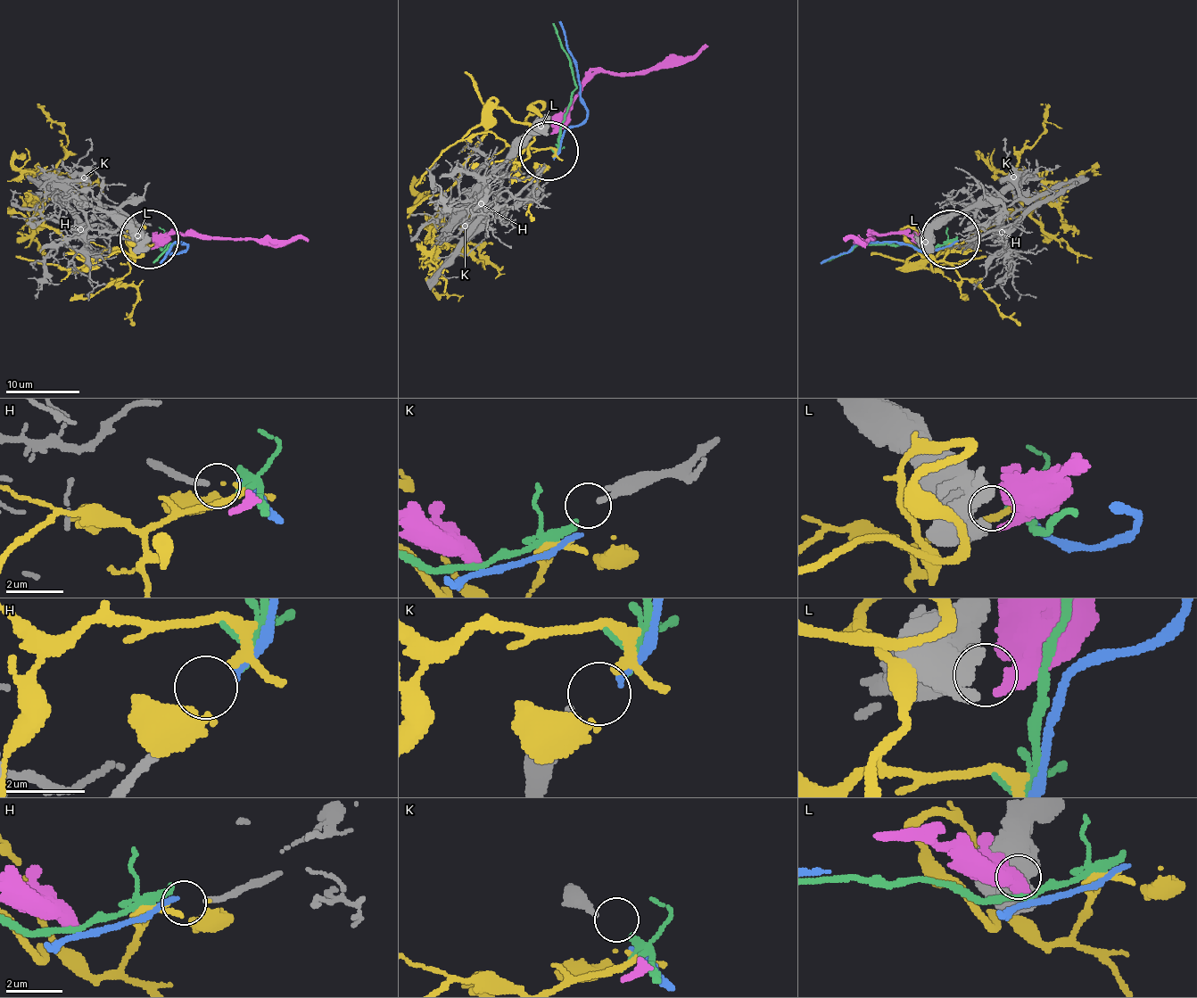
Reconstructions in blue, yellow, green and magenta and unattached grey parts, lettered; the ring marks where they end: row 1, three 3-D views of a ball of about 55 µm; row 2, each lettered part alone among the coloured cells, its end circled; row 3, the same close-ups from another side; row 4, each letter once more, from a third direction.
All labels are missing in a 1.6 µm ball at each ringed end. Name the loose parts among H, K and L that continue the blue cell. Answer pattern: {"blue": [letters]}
{"blue": ["H"]}

